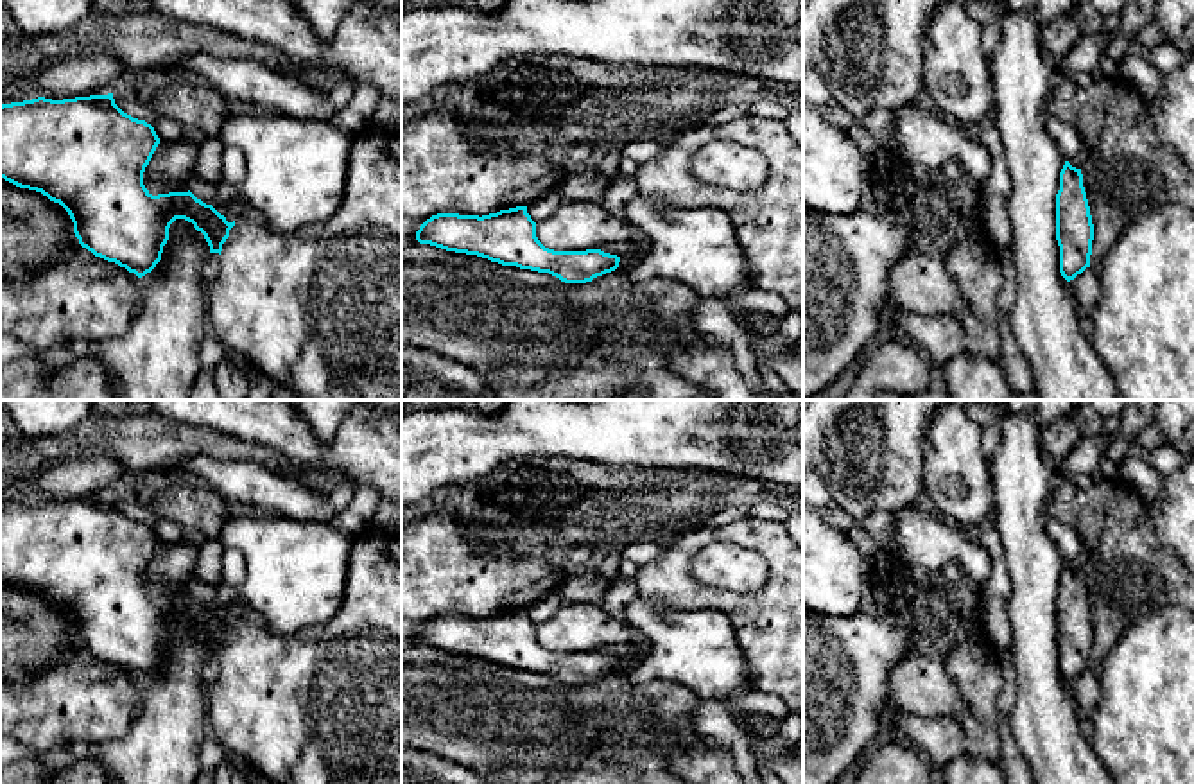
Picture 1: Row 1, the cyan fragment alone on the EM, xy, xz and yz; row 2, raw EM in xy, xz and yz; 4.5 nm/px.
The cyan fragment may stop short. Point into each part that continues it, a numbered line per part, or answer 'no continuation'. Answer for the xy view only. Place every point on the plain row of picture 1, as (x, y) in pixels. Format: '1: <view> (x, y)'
1: xy (323, 705)

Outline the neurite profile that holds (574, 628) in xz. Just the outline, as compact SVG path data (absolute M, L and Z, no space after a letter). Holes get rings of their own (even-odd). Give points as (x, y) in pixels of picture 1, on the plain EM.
M563 605L550 619L536 626L538 642L554 653L601 651L606 646L631 642L633 630L613 619L601 605Z

